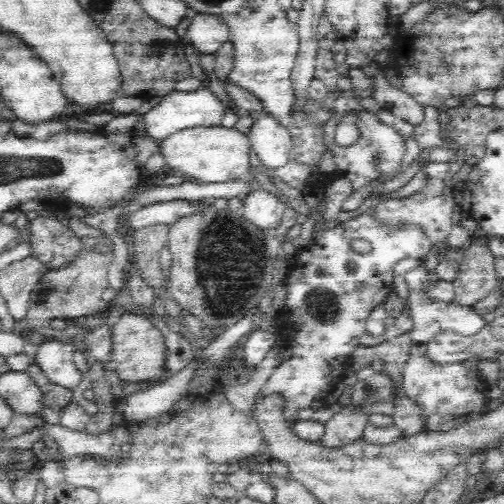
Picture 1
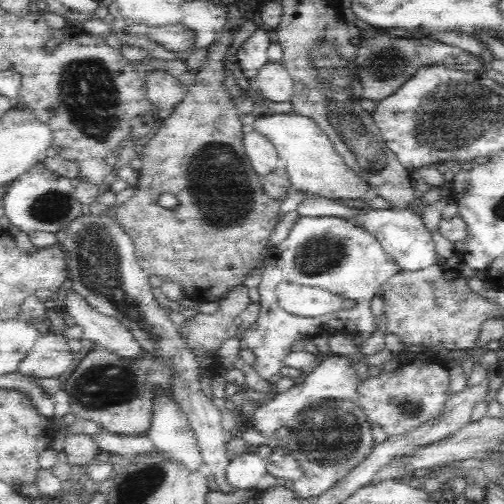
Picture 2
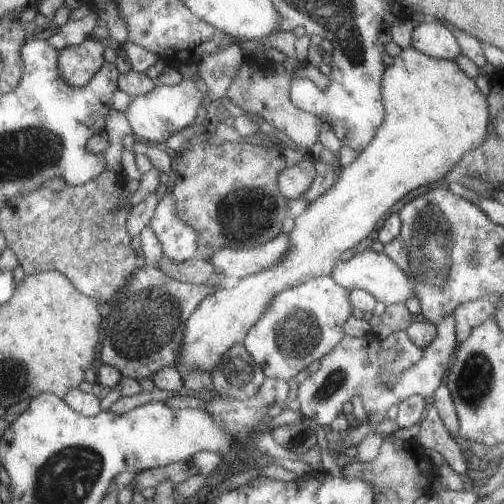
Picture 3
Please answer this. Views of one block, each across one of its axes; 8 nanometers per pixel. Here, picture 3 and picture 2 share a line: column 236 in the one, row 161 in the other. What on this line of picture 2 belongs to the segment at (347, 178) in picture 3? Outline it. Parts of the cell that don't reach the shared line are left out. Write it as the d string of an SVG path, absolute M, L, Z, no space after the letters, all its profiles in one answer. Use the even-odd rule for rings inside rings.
M264 114L254 124L254 130L266 136L266 140L276 148L276 154L282 160L282 166L286 168L290 186L298 192L304 192L308 196L320 196L330 200L342 200L342 198L370 198L370 184L358 176L358 172L352 172L342 156L338 156L338 148L330 142L330 136L314 122L312 118L306 118L302 114Z

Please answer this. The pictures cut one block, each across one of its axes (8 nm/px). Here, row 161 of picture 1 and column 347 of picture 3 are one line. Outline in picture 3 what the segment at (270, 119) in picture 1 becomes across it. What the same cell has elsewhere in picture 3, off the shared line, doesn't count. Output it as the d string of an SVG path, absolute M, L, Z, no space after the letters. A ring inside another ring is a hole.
M373 250L357 252L349 260L341 260L341 258L335 260L329 270L329 280L345 290L363 290L363 292L371 294L371 298L375 302L381 302L383 306L391 306L395 302L403 304L405 298L413 296L411 282L407 282L407 278L401 274L401 270L397 270L397 266L389 258L385 258L383 254L377 254Z

